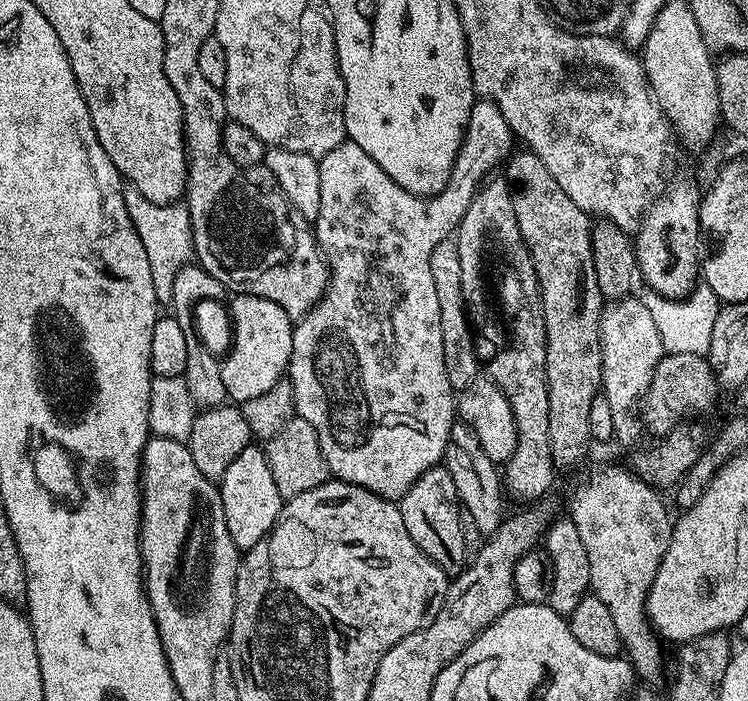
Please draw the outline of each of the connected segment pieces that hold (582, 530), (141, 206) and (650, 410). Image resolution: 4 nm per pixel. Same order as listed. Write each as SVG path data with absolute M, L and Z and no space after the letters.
M608 464L605 468L594 469L585 478L584 484L577 486L576 493L572 496L570 519L574 526L578 526L582 546L586 546L586 554L590 557L591 591L602 598L602 602L606 602L606 607L610 609L610 615L618 626L620 643L628 663L635 668L641 681L656 680L664 672L664 652L660 649L661 637L648 621L648 591L654 582L654 574L658 574L658 566L662 566L666 546L670 546L674 520L673 517L668 517L668 508L656 493L659 491L641 480L635 471L625 468L615 468Z
M128 190L124 193L126 214L130 214L130 222L142 238L142 247L146 250L146 259L150 262L150 278L154 278L154 294L161 305L168 306L172 302L172 287L178 270L193 259L192 223L187 207L183 203L159 204L150 202L140 192Z
M669 352L660 359L654 370L654 378L650 378L650 386L646 390L642 401L642 422L643 425L653 432L653 437L663 438L675 428L681 427L684 420L691 412L700 412L708 408L716 400L718 385L712 367L708 365L707 359L701 354L674 354Z

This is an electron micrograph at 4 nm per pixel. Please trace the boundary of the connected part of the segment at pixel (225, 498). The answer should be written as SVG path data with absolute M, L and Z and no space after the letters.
M260 446L242 450L242 454L230 462L226 474L218 481L222 510L226 514L226 530L230 530L230 538L234 538L236 547L241 550L254 547L268 536L282 507L282 498L278 494L278 486L274 486L274 474L270 474L265 449L256 447Z

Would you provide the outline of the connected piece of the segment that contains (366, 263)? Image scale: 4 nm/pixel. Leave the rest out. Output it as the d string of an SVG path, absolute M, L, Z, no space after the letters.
M477 99L470 110L468 125L464 127L464 140L460 144L460 153L452 167L450 178L444 189L436 196L415 196L410 190L402 190L362 146L345 139L344 143L334 146L330 154L319 157L320 177L322 178L322 206L318 206L318 218L314 221L316 247L320 255L328 263L328 288L324 296L292 329L292 353L288 362L286 378L292 383L296 415L306 418L314 430L318 430L318 438L322 446L322 454L326 458L329 473L335 479L344 480L347 484L362 486L374 494L387 500L398 502L414 486L414 482L426 470L437 467L443 461L446 444L450 438L450 430L458 420L458 396L450 386L450 378L446 378L446 362L442 358L442 314L438 314L438 294L434 290L434 277L430 275L430 254L438 242L449 239L459 228L470 202L476 197L476 191L484 187L493 175L496 167L503 165L514 151L514 133L512 127L502 118L502 110L493 100Z

